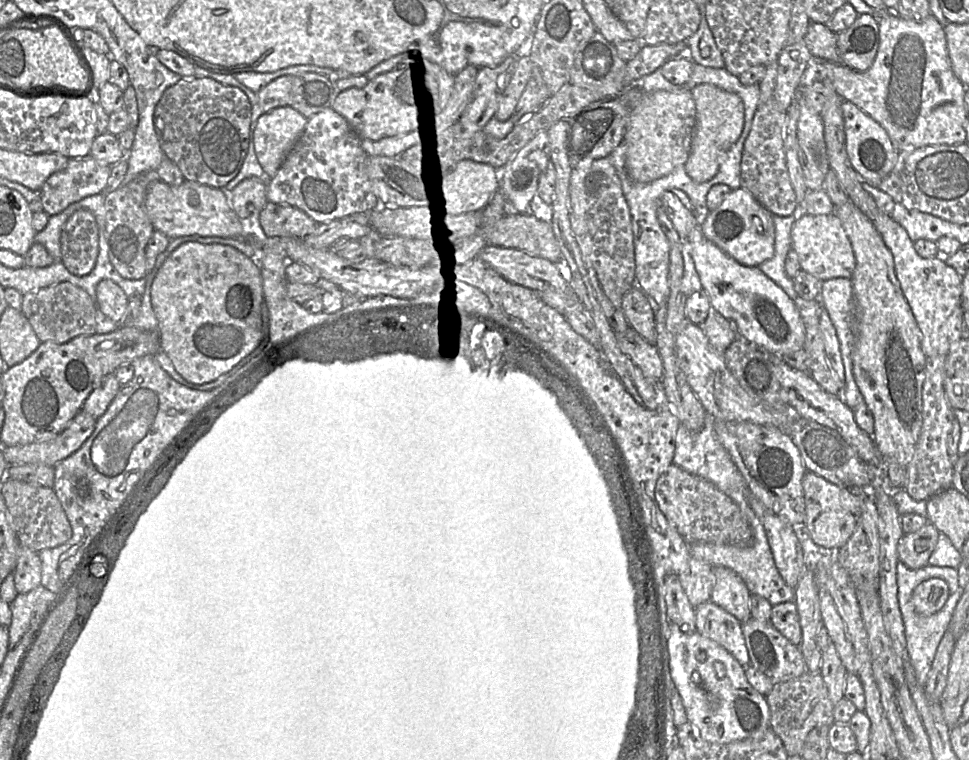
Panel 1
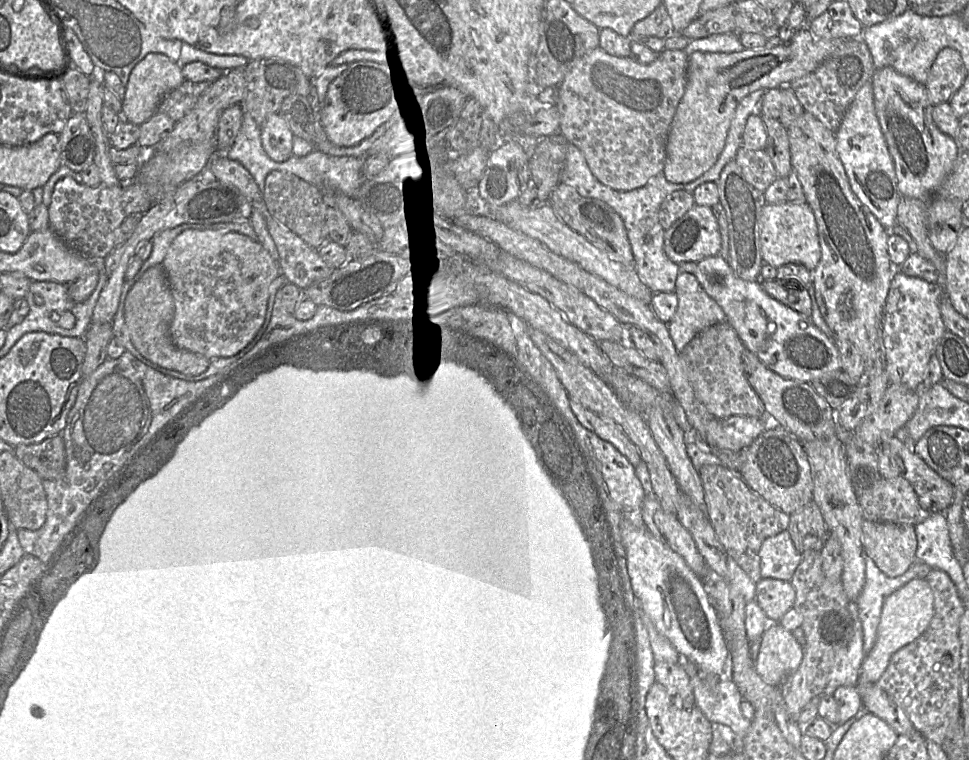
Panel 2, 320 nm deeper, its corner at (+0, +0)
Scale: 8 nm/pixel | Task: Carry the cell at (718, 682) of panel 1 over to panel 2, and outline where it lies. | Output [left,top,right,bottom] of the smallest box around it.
[622,523,730,675]

